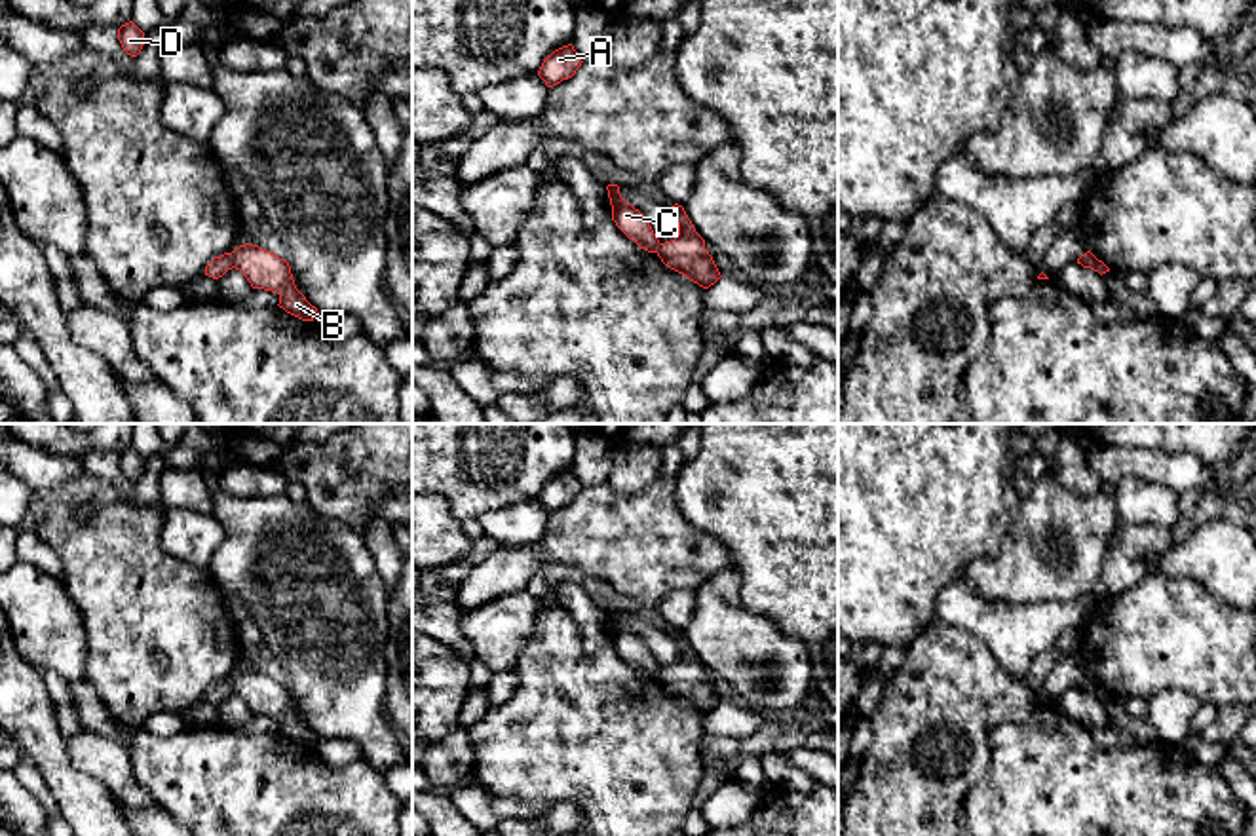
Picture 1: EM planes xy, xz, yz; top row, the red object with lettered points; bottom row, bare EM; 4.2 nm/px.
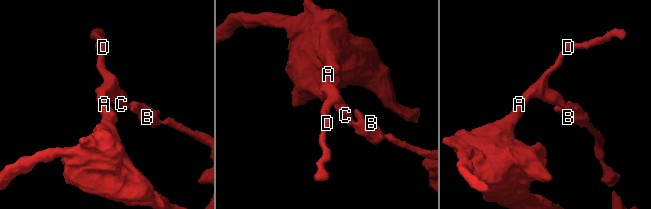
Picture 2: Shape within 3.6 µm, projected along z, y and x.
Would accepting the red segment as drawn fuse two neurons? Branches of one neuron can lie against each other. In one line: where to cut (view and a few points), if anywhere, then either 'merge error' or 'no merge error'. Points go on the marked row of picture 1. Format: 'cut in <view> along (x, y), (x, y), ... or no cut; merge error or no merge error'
cut in xy along (230, 253), (234, 266); merge error

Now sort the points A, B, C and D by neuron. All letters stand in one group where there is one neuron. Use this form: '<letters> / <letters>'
A C D / B

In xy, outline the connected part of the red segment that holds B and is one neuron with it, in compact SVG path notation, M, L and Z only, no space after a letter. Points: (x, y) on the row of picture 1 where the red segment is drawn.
M245 243L232 251L234 268L239 270L253 289L264 289L279 294L279 308L287 314L314 321L319 314L306 296L296 289L291 266L285 258L253 245Z

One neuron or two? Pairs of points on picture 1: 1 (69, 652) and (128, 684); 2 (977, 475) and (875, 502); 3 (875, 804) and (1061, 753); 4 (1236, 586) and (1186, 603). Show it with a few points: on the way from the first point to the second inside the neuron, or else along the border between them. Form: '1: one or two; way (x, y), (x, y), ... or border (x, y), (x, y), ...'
1: two; border (80, 618), (86, 675)
2: one; way (952, 475), (899, 477)
3: two; border (990, 730), (989, 764), (971, 787), (964, 814)
4: two; border (1171, 576), (1199, 582), (1236, 608)

